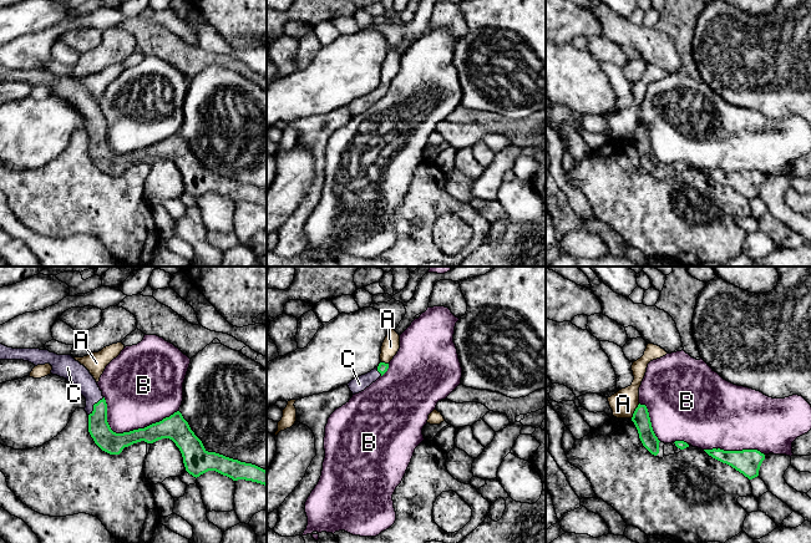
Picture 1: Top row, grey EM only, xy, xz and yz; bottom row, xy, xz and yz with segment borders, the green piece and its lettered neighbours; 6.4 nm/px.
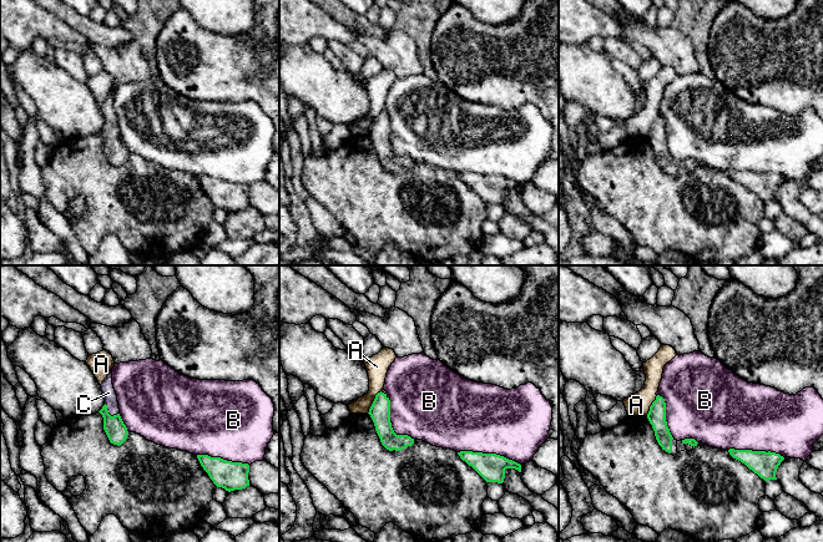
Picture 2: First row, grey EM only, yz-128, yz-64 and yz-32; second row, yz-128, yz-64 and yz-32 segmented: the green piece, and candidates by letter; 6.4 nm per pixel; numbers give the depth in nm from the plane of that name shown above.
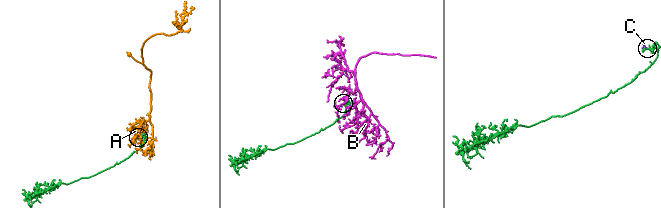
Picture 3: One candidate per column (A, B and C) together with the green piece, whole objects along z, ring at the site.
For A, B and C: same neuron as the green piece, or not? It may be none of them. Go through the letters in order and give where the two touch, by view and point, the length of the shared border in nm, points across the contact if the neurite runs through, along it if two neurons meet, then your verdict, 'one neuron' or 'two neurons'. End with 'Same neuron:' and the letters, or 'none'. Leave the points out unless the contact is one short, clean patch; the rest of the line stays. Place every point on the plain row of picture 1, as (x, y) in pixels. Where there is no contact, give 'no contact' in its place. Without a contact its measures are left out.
A: yz (634, 132) | 110 nm | two neurons
B: xy (128, 153) | 500 nm | two neurons
C: xy (94, 126) | 160 nm | across xy (107, 161), (99, 150), (94, 126), (94, 116), (75, 94) | one neuron
Same neuron: C

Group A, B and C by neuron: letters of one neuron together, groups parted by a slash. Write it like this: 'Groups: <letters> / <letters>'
Groups: A / B / C

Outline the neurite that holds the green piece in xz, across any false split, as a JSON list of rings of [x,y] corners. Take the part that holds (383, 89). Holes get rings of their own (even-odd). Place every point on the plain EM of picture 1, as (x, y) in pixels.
[[[380,83],[379,87],[371,91],[370,93],[351,101],[348,105],[348,107],[350,112],[353,113],[353,116],[364,112],[372,103],[375,103],[380,97],[382,97],[387,92],[387,90],[389,90],[389,85]]]

